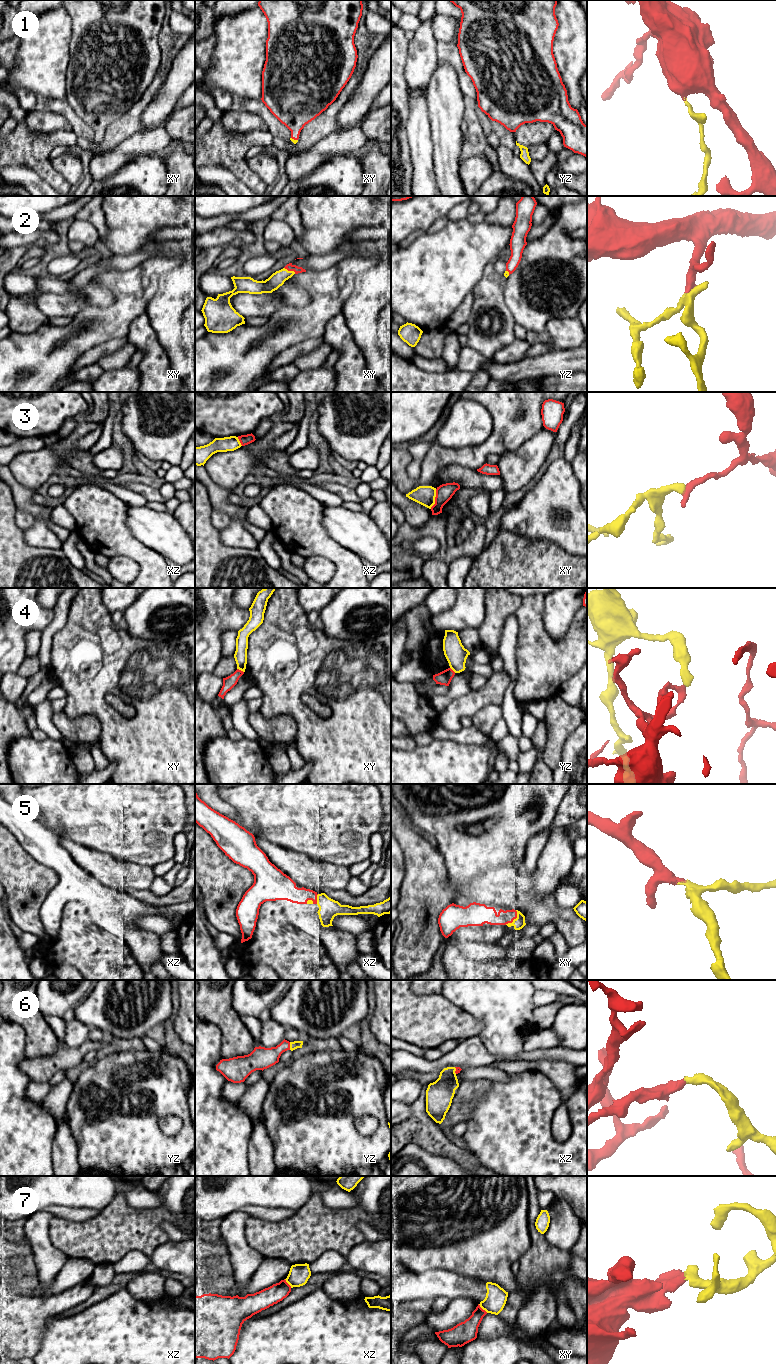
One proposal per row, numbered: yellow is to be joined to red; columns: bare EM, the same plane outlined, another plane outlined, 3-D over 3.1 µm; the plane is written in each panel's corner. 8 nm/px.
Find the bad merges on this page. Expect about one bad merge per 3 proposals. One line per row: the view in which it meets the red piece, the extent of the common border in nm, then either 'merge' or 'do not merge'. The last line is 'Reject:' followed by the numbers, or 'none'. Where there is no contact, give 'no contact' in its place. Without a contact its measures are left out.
1: meets red in xy; contact 60 nm long; merge
2: meets red in xy; contact 110 nm long; merge
3: meets red in xy; contact 170 nm long; do not merge
4: meets red in xy; contact 70 nm long; do not merge
5: meets red in xy; contact 150 nm long; merge
6: meets red in yz; contact 60 nm long; merge
7: meets red in xy; contact 100 nm long; do not merge
Reject: 3, 4, 7

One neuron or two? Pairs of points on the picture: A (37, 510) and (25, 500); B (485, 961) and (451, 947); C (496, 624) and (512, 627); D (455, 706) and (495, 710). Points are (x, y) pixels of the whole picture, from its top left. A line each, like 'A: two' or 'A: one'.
A: one
B: one
C: two
D: two

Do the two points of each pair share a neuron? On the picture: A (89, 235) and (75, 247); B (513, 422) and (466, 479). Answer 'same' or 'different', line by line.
A: different
B: different

